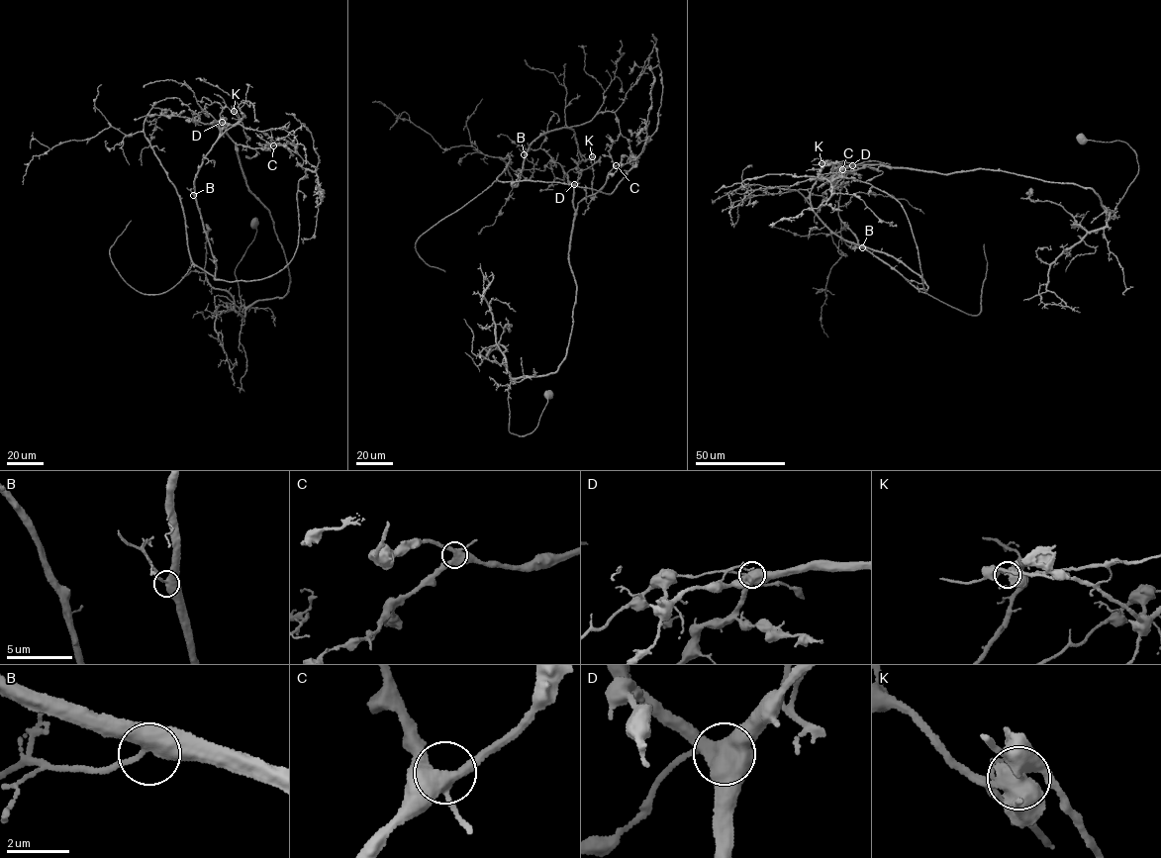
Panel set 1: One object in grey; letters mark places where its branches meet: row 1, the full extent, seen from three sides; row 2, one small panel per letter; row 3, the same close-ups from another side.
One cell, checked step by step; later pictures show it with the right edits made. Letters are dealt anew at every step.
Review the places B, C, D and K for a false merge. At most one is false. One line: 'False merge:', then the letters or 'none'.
False merge: K

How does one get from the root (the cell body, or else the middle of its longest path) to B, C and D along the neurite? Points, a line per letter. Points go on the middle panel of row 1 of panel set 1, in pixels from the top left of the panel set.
B: (548, 394), (534, 429), (510, 432), (512, 379), (555, 371), (568, 343), (575, 134), (552, 130), (524, 154)
C: (548, 394), (534, 429), (510, 432), (512, 379), (553, 372), (565, 355), (574, 213), (616, 165)
D: (548, 394), (534, 429), (510, 432), (512, 379), (553, 372), (565, 355), (577, 287), (568, 254), (574, 184)

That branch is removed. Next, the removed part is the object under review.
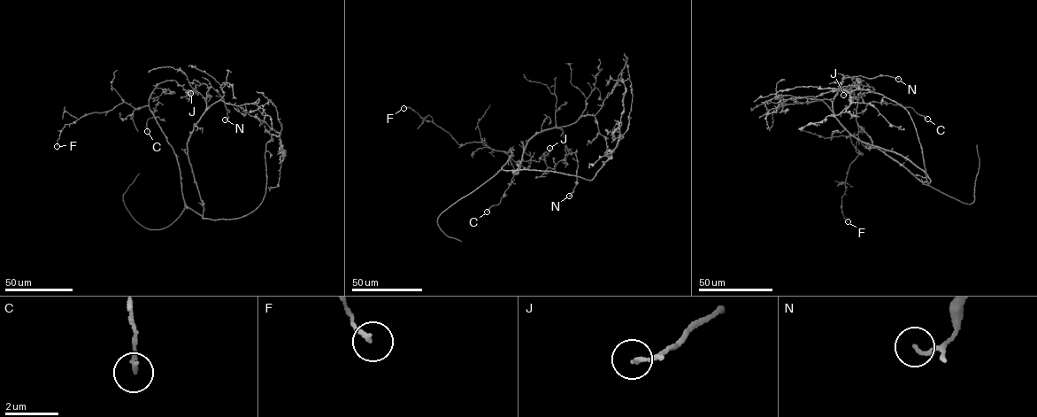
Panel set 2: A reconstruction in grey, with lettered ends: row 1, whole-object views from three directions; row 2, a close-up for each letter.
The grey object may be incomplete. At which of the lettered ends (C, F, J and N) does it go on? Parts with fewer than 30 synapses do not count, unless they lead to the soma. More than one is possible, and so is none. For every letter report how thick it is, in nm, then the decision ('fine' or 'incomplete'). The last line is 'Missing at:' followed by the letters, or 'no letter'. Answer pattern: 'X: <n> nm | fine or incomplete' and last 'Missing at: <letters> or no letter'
C: 160 nm | fine
F: 150 nm | fine
J: 100 nm | fine
N: 130 nm | fine
Missing at: no letter

